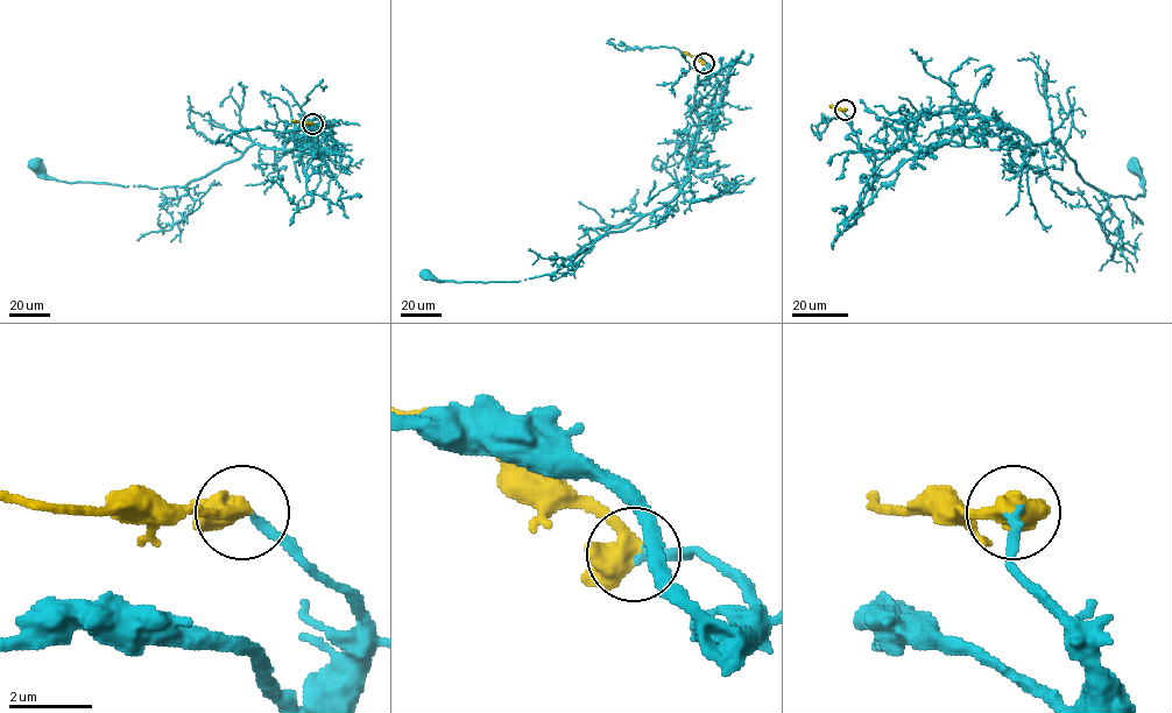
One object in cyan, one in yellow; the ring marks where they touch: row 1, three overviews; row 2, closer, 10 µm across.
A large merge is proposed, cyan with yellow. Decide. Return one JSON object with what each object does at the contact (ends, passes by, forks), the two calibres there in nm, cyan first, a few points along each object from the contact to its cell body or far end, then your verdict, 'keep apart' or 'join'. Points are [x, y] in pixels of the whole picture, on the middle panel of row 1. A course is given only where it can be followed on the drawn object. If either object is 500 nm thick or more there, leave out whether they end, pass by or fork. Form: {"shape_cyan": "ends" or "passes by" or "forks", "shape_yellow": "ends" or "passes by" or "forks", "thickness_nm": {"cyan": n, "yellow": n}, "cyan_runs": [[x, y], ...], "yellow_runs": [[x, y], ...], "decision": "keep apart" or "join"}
{"thickness_nm": {"cyan": 200, "yellow": 500}, "cyan_runs": [[704, 63], [712, 87], [697, 110], [687, 178], [669, 202], [593, 240], [552, 273], [485, 282], [428, 275]], "yellow_runs": [[704, 63], [683, 53]], "decision": "join"}

